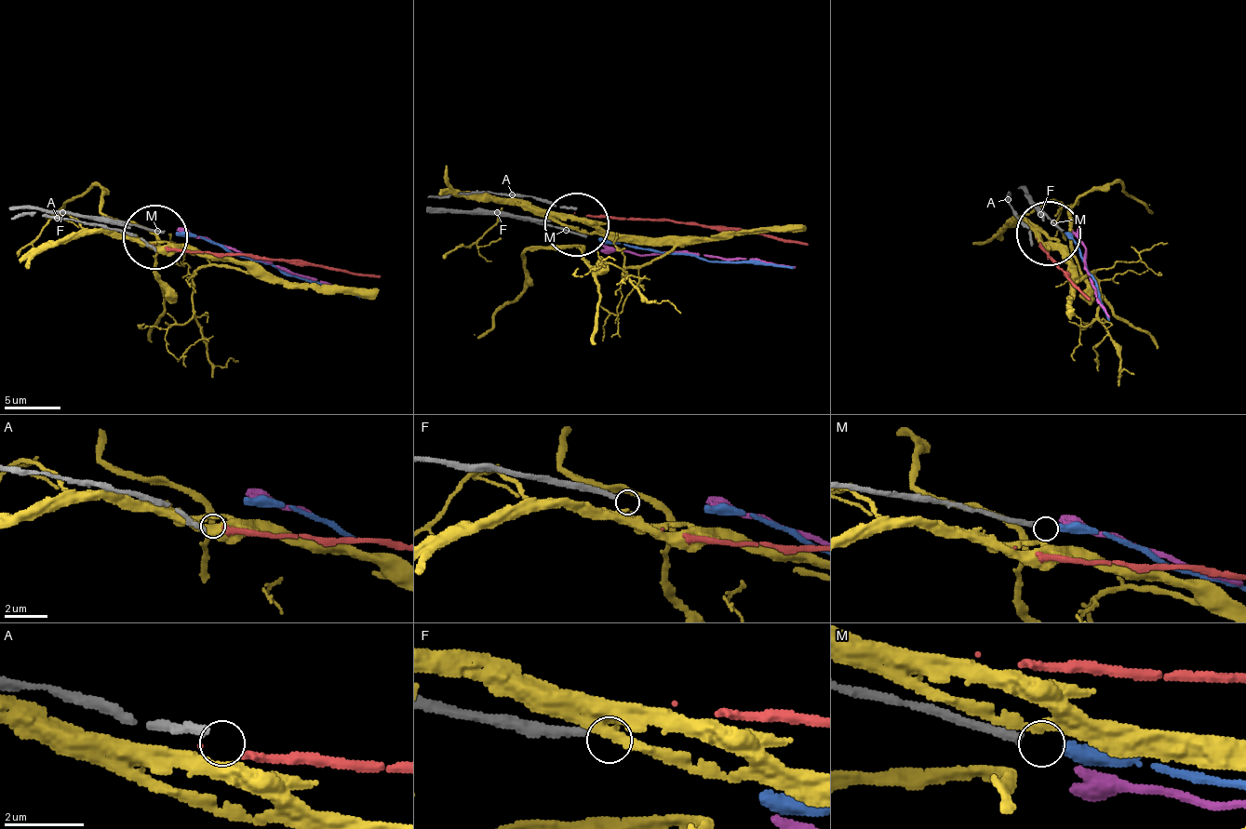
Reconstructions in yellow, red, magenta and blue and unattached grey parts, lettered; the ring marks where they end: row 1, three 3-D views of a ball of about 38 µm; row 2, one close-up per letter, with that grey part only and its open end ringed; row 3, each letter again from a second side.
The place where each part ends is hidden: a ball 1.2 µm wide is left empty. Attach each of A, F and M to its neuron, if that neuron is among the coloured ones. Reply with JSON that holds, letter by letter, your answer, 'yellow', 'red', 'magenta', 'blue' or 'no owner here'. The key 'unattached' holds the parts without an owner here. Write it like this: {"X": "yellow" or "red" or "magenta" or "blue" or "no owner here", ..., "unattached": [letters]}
{"A": "no owner here", "F": "no owner here", "M": "blue", "unattached": ["A", "F"]}

